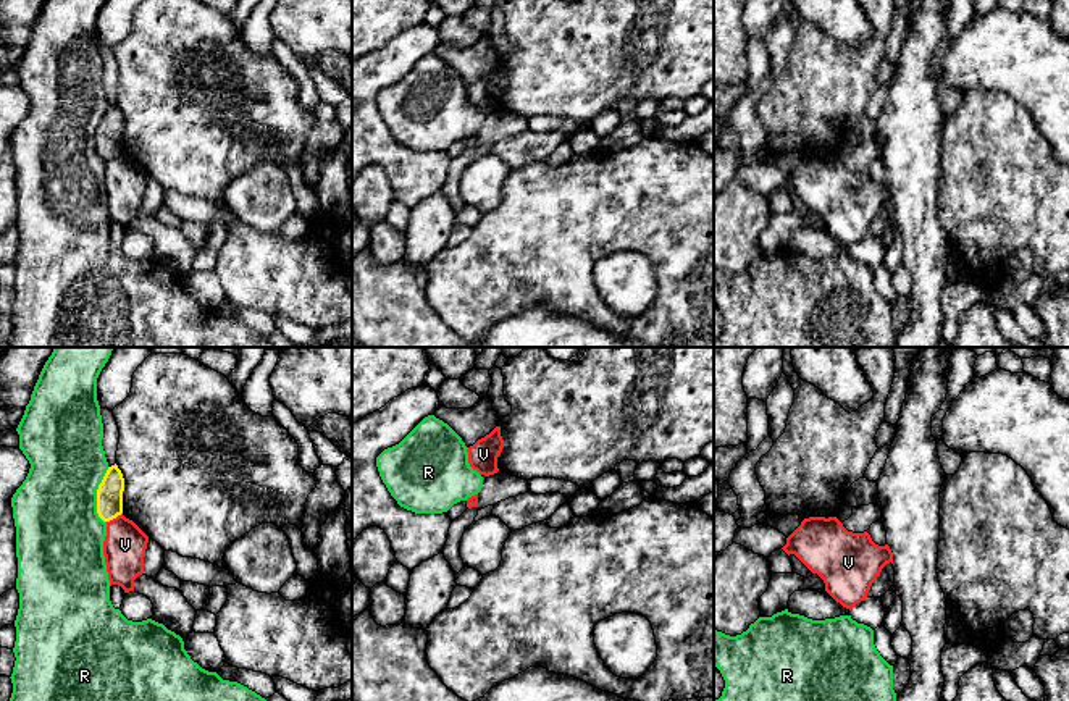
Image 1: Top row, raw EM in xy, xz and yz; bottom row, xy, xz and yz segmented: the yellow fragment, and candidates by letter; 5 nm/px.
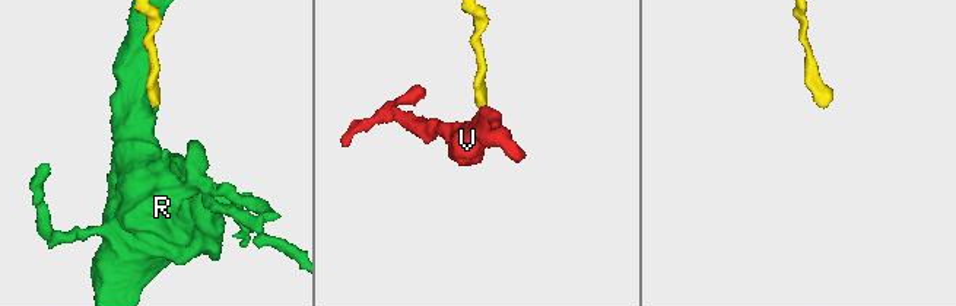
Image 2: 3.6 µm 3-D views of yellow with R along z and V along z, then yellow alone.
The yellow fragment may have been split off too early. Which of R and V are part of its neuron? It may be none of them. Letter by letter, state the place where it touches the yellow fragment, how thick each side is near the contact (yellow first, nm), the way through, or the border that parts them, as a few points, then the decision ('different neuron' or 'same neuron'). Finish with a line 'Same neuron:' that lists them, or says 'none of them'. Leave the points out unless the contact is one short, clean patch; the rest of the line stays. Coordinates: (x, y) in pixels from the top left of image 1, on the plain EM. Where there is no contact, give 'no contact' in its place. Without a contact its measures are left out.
R: meets yellow in xy at (97, 133); 130 nm thick on the yellow side, 420 nm on the other; different neuron
V: meets yellow in xy at (113, 155); 130 nm thick on the yellow side, 220 nm on the other; border along xy (121, 151), (107, 160); different neuron
Same neuron: none of them

